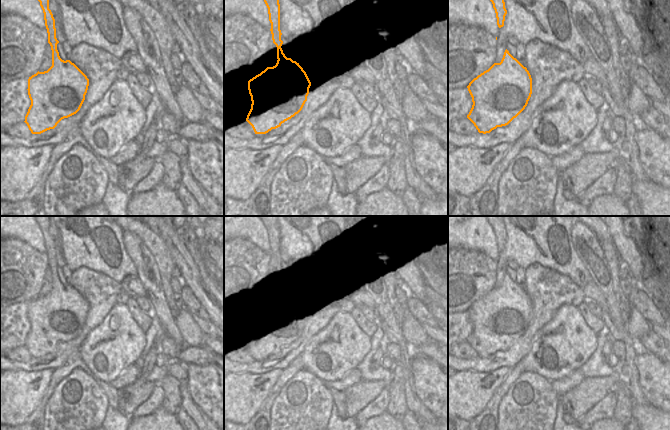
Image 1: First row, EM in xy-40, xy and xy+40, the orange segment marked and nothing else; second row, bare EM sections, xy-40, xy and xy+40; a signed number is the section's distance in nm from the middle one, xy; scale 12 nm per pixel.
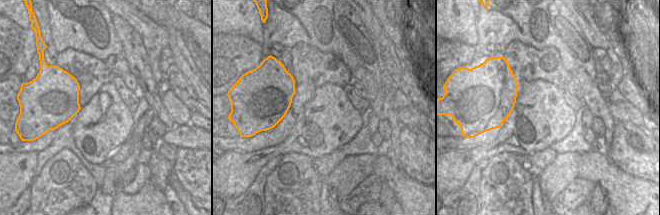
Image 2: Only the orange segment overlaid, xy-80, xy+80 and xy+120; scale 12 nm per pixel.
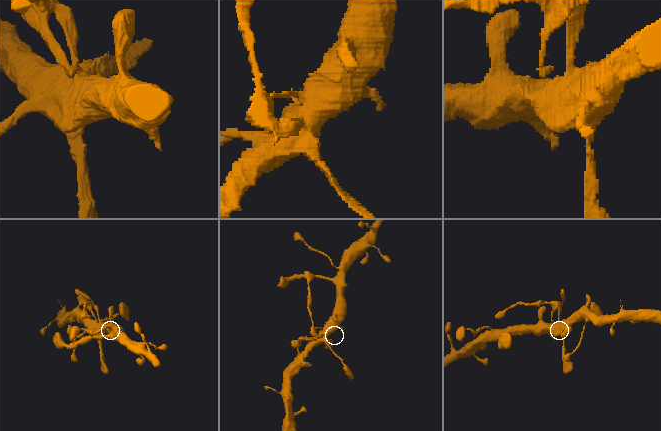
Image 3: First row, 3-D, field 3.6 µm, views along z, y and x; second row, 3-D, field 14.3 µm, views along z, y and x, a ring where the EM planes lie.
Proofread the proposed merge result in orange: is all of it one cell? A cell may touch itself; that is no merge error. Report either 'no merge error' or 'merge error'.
merge error

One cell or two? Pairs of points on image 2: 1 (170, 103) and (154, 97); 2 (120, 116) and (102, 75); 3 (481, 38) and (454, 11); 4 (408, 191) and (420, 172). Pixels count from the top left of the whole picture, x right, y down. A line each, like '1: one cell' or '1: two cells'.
1: two cells
2: two cells
3: one cell
4: two cells

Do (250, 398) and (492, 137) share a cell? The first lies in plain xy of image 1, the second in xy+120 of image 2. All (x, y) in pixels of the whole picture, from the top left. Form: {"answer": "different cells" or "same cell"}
{"answer": "different cells"}

